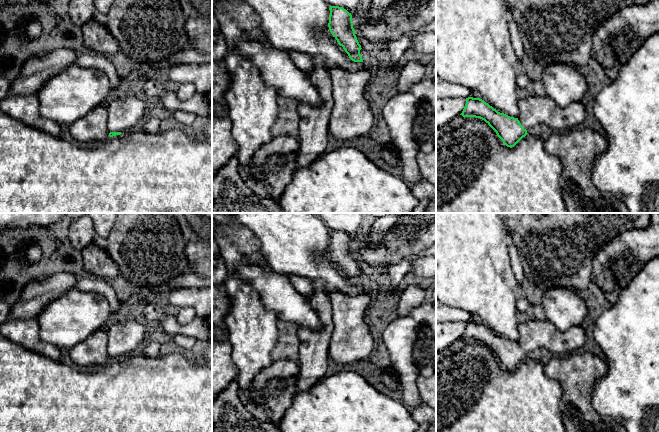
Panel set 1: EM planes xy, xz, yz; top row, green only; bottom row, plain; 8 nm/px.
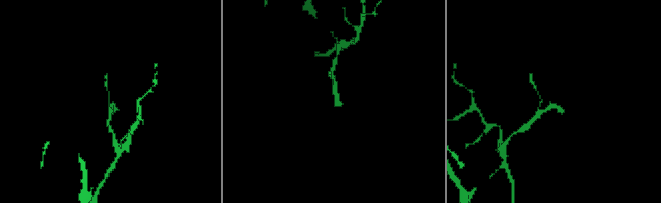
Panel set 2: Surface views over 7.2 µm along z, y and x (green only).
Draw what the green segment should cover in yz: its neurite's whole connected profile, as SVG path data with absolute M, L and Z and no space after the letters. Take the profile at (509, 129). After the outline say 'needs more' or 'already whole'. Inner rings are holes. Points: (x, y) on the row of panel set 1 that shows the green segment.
M531 96L518 101L519 115L510 117L498 112L480 98L466 98L460 115L484 120L507 147L514 147L535 125L546 125L556 132L566 132L579 127L585 119L583 101L573 102L566 107L558 106L548 96Z; needs more

